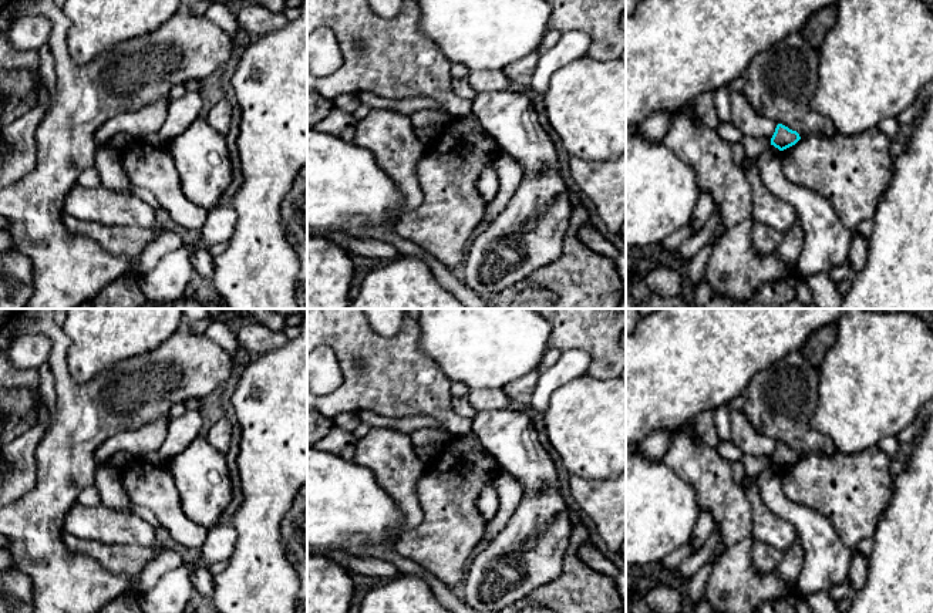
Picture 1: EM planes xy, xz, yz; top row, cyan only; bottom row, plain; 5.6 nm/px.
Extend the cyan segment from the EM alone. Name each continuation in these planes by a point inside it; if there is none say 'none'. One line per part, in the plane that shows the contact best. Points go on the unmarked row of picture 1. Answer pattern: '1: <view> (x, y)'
none

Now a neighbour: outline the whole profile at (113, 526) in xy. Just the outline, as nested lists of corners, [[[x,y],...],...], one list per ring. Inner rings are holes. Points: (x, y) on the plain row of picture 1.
[[[75,503],[67,513],[64,531],[73,536],[107,545],[142,545],[164,549],[149,523],[131,511],[112,509],[102,503],[98,506]]]

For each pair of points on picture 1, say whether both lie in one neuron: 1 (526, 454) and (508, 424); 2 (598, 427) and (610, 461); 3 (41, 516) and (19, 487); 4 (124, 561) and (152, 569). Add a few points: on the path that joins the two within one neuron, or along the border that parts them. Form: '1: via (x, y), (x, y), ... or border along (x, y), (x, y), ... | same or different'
1: via (519, 447), (508, 431) | same
2: via (599, 435), (599, 443), (605, 452) | same
3: border along (37, 464), (36, 484), (14, 501) | different
4: border along (160, 551), (140, 576), (138, 595) | different

